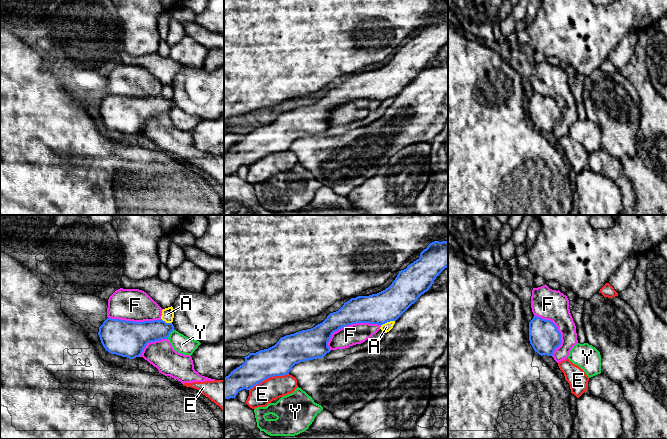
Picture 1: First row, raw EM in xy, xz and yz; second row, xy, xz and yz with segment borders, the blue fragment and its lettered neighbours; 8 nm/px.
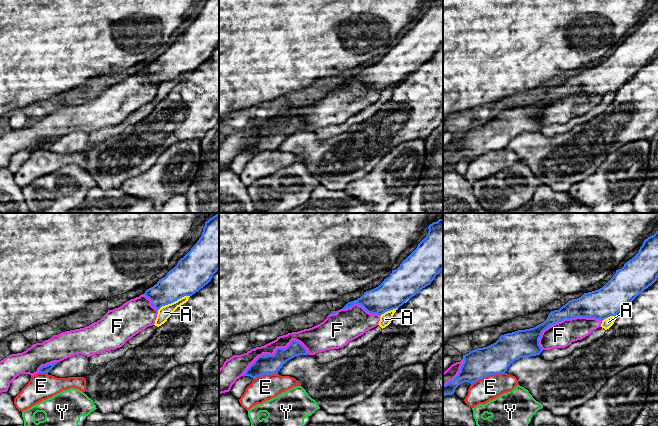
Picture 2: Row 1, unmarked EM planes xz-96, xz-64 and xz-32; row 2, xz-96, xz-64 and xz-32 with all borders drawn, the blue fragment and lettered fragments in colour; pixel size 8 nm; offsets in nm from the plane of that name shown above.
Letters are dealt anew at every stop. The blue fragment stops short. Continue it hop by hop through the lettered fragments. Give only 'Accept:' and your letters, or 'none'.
Accept: F

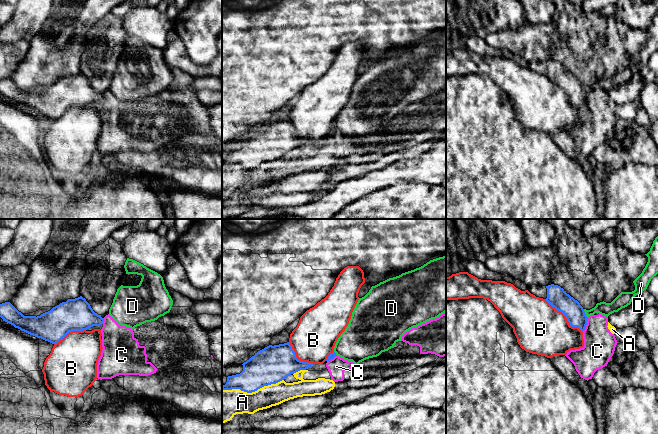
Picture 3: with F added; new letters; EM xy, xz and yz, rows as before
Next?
Accept: none

